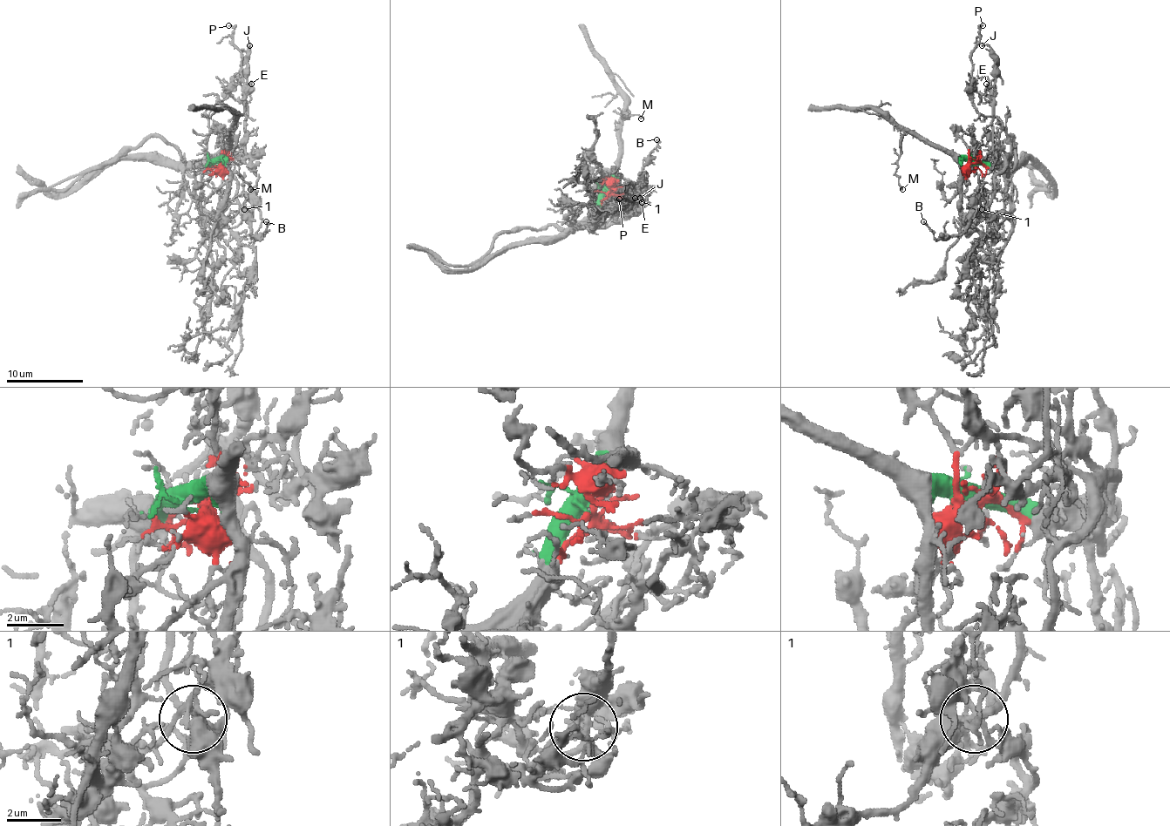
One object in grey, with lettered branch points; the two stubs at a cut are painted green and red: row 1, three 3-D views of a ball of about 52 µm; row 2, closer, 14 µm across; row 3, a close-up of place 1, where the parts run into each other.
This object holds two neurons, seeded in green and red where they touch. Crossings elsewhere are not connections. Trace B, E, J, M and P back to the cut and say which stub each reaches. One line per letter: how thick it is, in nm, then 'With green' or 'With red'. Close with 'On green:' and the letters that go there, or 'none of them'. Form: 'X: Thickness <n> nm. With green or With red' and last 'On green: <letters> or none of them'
B: Thickness 180 nm. With green
E: Thickness 110 nm. With red
J: Thickness 180 nm. With red
M: Thickness 160 nm. With green
P: Thickness 130 nm. With red
On green: B, M

